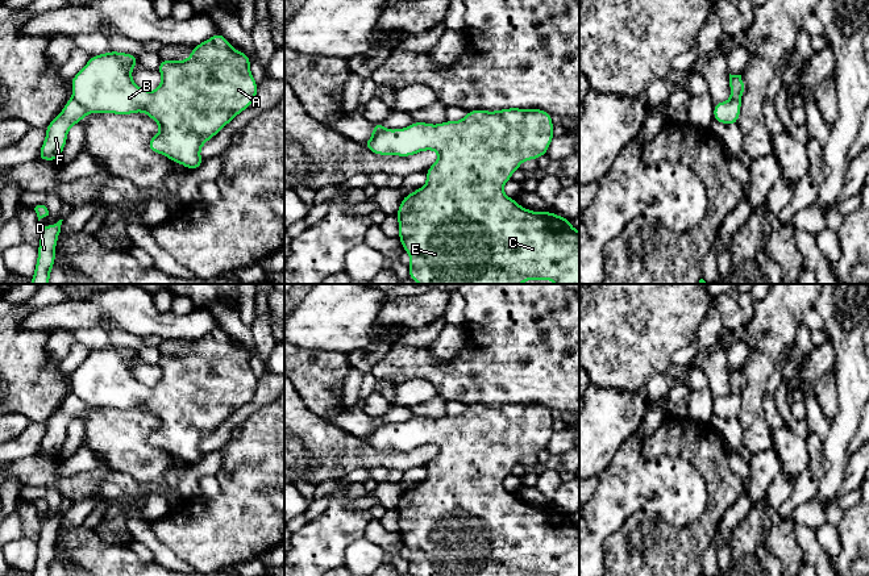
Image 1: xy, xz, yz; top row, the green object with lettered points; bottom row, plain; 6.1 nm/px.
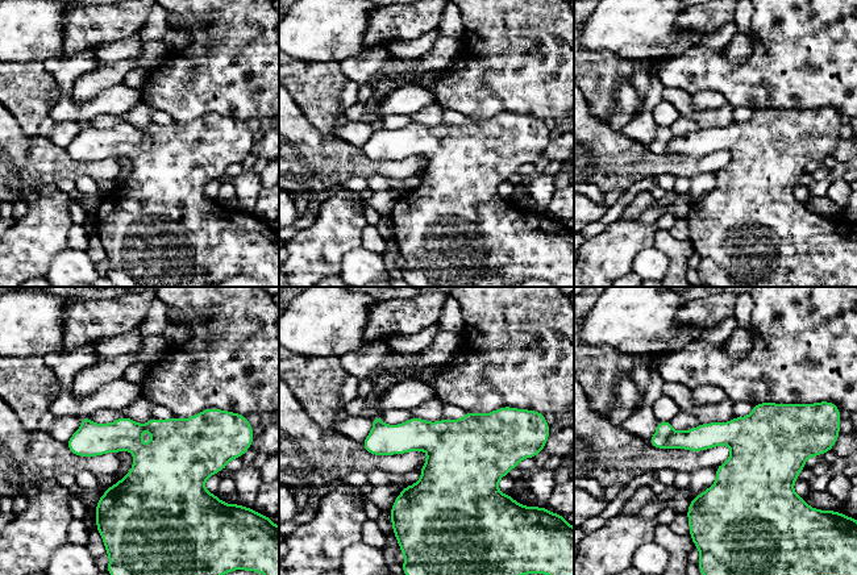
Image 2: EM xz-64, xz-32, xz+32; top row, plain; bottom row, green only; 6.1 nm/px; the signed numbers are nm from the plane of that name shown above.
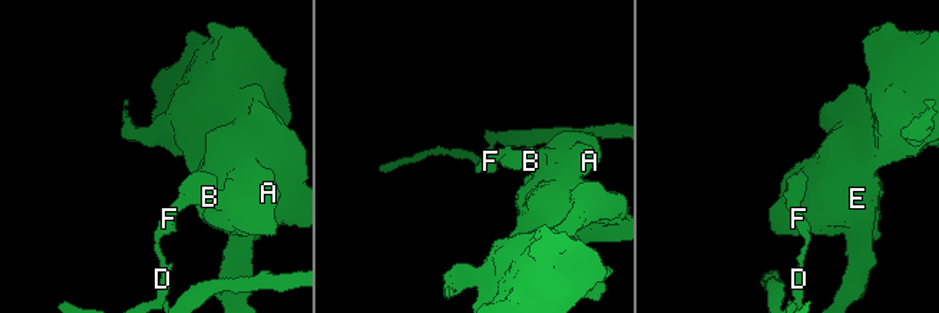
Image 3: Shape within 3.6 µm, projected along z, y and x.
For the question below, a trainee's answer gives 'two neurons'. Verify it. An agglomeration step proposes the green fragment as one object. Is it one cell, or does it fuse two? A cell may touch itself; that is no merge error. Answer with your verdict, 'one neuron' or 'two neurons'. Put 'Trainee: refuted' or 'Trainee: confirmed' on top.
Trainee: confirmed
two neurons

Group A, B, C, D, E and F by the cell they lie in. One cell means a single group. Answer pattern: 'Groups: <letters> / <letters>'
Groups: A B C E / D F

